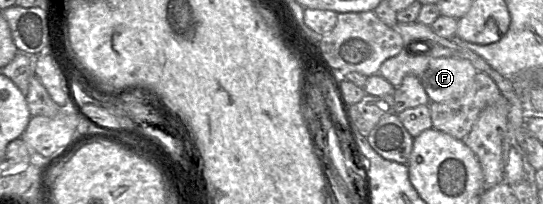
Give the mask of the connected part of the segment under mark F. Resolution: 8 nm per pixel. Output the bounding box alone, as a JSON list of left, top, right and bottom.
[378,48,478,102]

